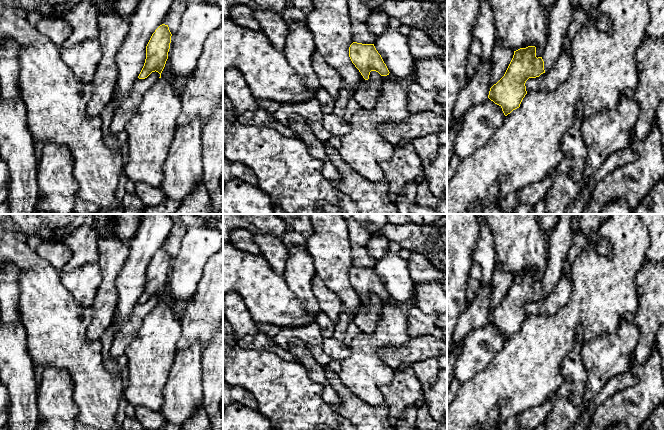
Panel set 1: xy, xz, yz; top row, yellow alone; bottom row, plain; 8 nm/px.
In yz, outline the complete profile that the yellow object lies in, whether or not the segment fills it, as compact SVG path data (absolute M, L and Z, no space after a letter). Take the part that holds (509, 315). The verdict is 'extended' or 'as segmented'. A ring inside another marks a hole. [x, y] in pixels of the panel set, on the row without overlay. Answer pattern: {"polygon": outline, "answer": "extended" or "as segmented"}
{"polygon": "M574 214L559 215L556 227L547 234L547 265L542 280L536 281L535 270L514 275L504 300L490 312L488 322L502 332L505 340L520 331L527 318L526 305L550 294L562 276L577 231L572 229Z", "answer": "extended"}

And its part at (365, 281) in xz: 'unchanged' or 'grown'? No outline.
unchanged

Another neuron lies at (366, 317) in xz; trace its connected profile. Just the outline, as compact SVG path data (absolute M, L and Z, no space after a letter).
M371 295L369 303L363 305L351 315L354 323L365 334L372 334L376 328L382 312L383 300L376 295Z

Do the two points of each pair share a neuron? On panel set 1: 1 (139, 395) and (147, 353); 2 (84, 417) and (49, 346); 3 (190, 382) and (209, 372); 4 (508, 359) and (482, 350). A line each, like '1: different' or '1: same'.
1: same
2: same
3: different
4: different

